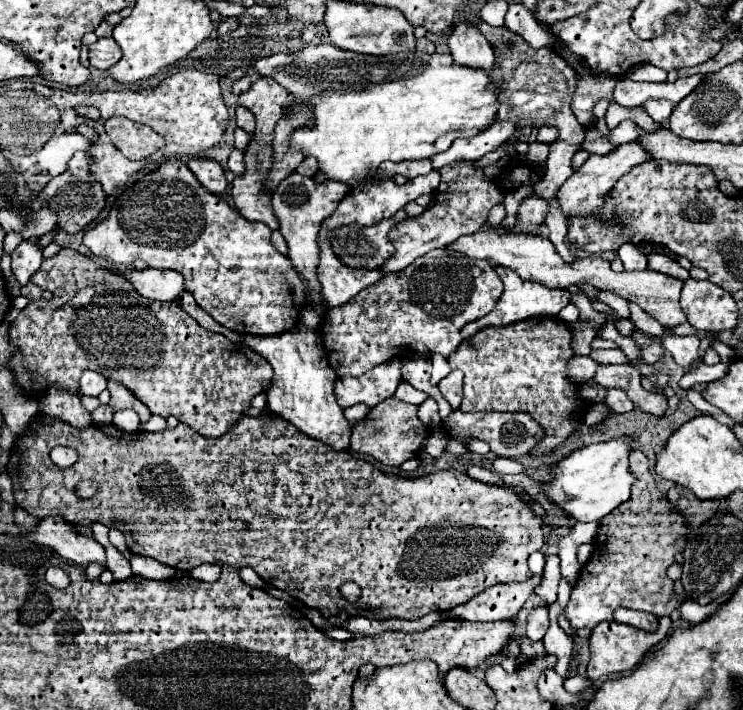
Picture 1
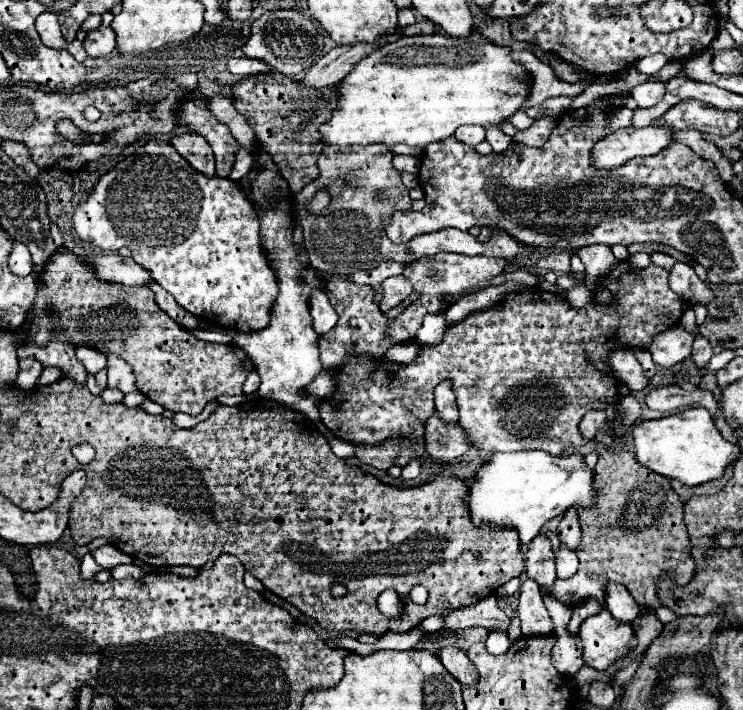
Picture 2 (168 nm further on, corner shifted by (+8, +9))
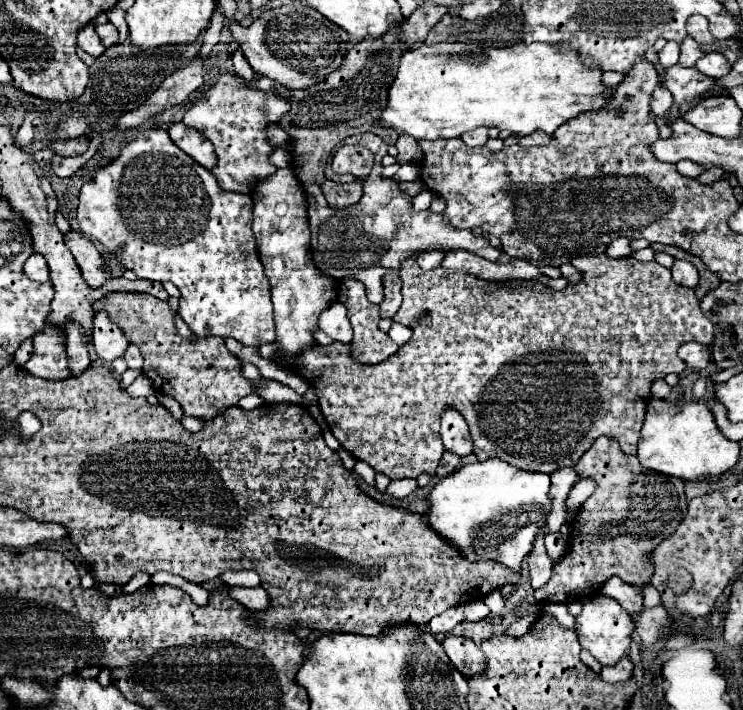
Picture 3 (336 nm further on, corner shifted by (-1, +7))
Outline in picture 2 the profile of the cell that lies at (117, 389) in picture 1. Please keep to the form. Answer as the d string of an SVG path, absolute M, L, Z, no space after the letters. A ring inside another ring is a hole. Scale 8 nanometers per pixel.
M110 355L106 369L108 369L108 387L110 389L118 389L124 395L136 391L136 379L126 361L122 361L116 355Z

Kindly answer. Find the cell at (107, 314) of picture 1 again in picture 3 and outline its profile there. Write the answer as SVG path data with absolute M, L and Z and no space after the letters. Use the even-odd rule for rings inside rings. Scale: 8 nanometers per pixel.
M113 293L107 299L101 299L99 303L95 303L95 311L107 311L111 321L115 321L125 337L129 339L129 343L137 345L145 357L145 365L143 365L143 373L153 381L155 391L157 393L165 393L173 399L179 401L181 409L185 415L195 417L195 419L203 419L209 421L215 415L223 413L225 409L237 405L237 401L249 393L253 393L251 389L251 381L241 377L241 367L239 367L239 359L227 351L225 341L219 337L203 337L203 339L183 339L177 329L175 329L175 319L173 319L173 311L169 307L167 301L161 301L157 297L145 295L145 293Z

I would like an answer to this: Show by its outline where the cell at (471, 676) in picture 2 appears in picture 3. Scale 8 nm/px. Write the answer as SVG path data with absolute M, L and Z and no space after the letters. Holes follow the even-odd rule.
M447 635L443 639L443 649L451 663L461 671L465 677L473 677L481 671L485 671L485 655L483 651L467 637L457 637L457 635Z

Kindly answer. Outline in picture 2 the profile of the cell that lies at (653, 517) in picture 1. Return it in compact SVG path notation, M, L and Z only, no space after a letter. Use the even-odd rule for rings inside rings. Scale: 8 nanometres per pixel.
M596 449L600 453L600 459L596 463L596 485L600 489L598 503L590 509L578 509L580 517L580 527L582 527L582 543L576 549L578 559L580 559L580 569L570 577L570 579L556 579L552 587L552 595L564 603L564 605L578 605L588 599L596 599L604 603L606 595L606 585L608 583L620 583L624 585L630 595L648 609L658 609L662 607L662 601L658 601L658 577L666 573L668 577L674 577L676 585L686 585L692 575L694 575L694 559L690 557L690 539L686 533L684 525L684 503L676 497L674 489L670 487L670 479L646 469L640 465L632 453L628 451L610 451L610 449ZM622 521L656 521L650 527L626 527Z

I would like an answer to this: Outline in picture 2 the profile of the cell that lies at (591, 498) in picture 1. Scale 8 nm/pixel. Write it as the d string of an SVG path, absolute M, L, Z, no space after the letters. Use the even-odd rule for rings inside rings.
M546 451L494 453L492 459L476 471L476 481L470 483L470 517L478 527L486 523L514 527L520 533L520 541L526 545L548 519L560 517L568 509L592 507L594 501L598 501L594 481L596 475L580 453L560 457L552 457Z

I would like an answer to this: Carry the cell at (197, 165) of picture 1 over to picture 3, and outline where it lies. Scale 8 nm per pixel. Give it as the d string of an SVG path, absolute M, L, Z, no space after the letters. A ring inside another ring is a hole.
M175 121L175 123L171 123L167 127L167 133L179 145L179 149L183 149L199 165L203 165L205 169L213 169L215 167L215 161L217 161L215 149L213 149L211 141L207 141L199 131L187 127L183 121Z

